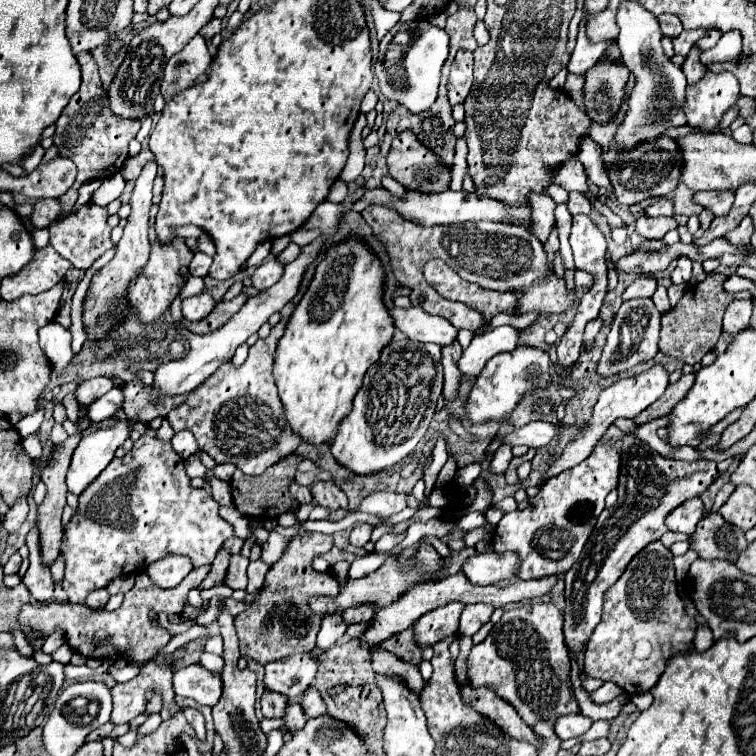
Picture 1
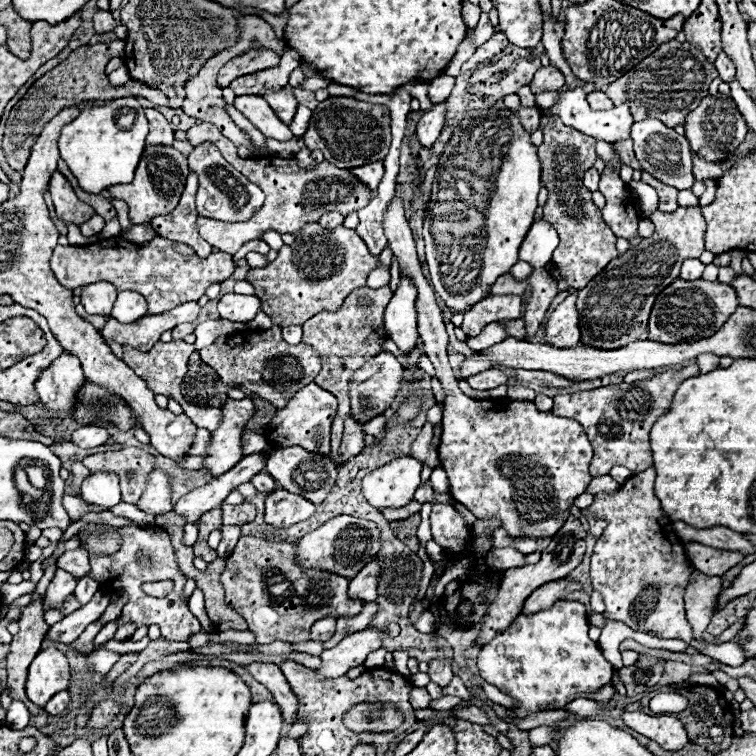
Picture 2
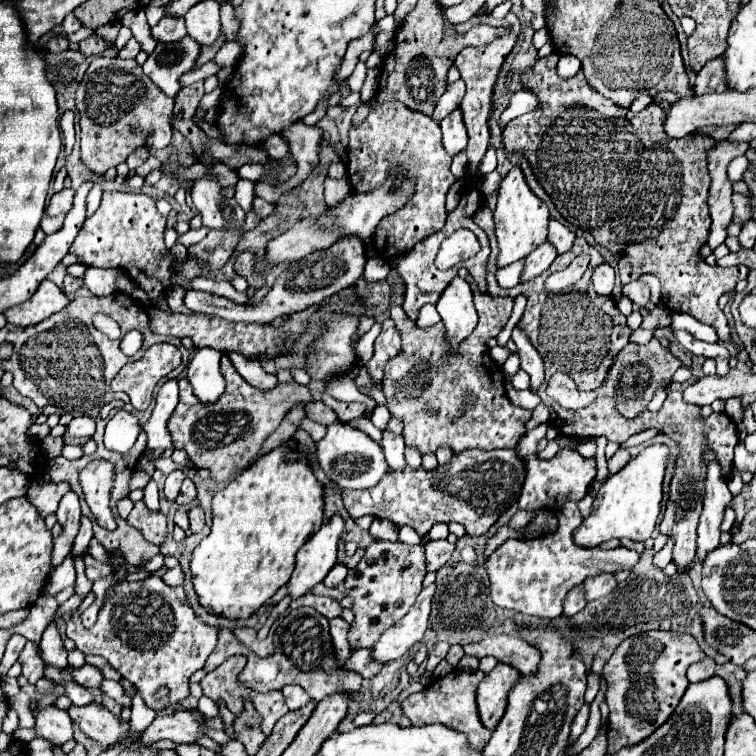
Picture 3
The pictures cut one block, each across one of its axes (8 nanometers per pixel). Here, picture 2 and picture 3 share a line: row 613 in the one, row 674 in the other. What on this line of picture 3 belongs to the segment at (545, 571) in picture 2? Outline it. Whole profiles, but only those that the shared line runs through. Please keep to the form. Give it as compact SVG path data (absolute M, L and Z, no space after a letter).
M498 664L492 672L484 676L484 680L478 686L478 710L480 720L486 728L494 730L500 722L500 716L504 716L504 708L508 706L508 692L512 690L512 684L520 678L520 672L508 664Z

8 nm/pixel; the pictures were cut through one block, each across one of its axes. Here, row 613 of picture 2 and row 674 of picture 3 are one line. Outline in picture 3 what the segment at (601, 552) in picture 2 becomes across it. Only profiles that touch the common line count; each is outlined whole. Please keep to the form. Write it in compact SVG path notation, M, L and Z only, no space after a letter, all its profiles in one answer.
M650 630L624 640L604 666L604 678L608 680L606 704L610 708L608 752L640 744L670 718L688 688L688 666L702 658L706 658L704 650L686 632Z

